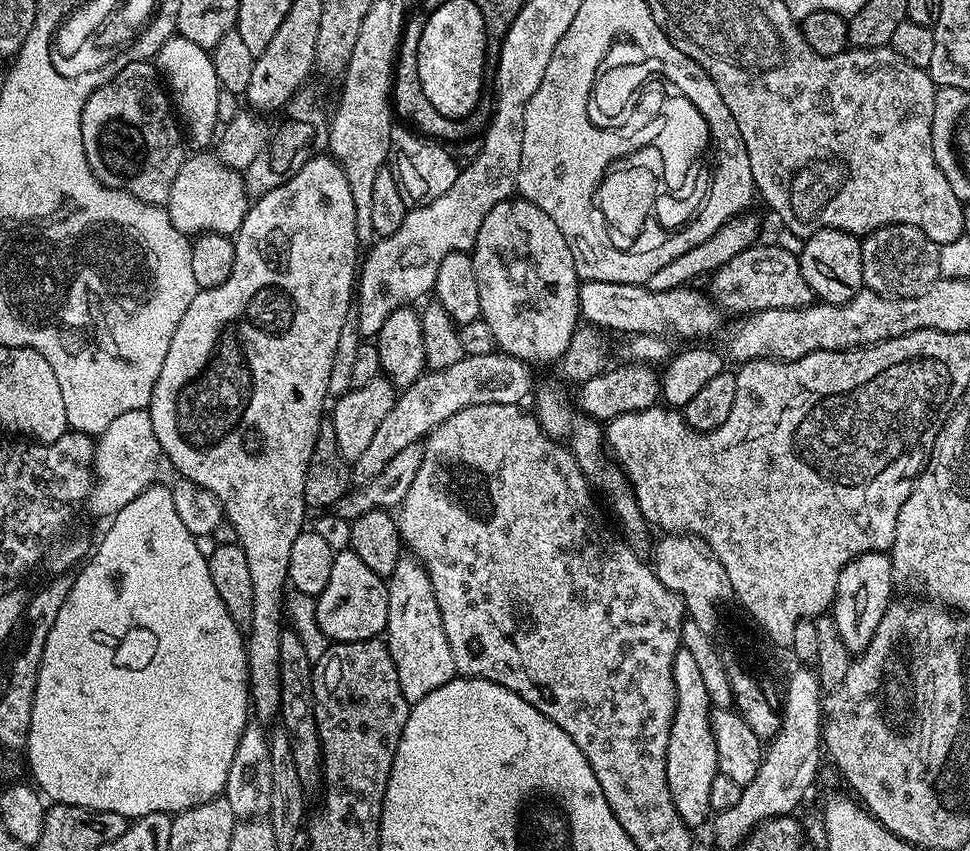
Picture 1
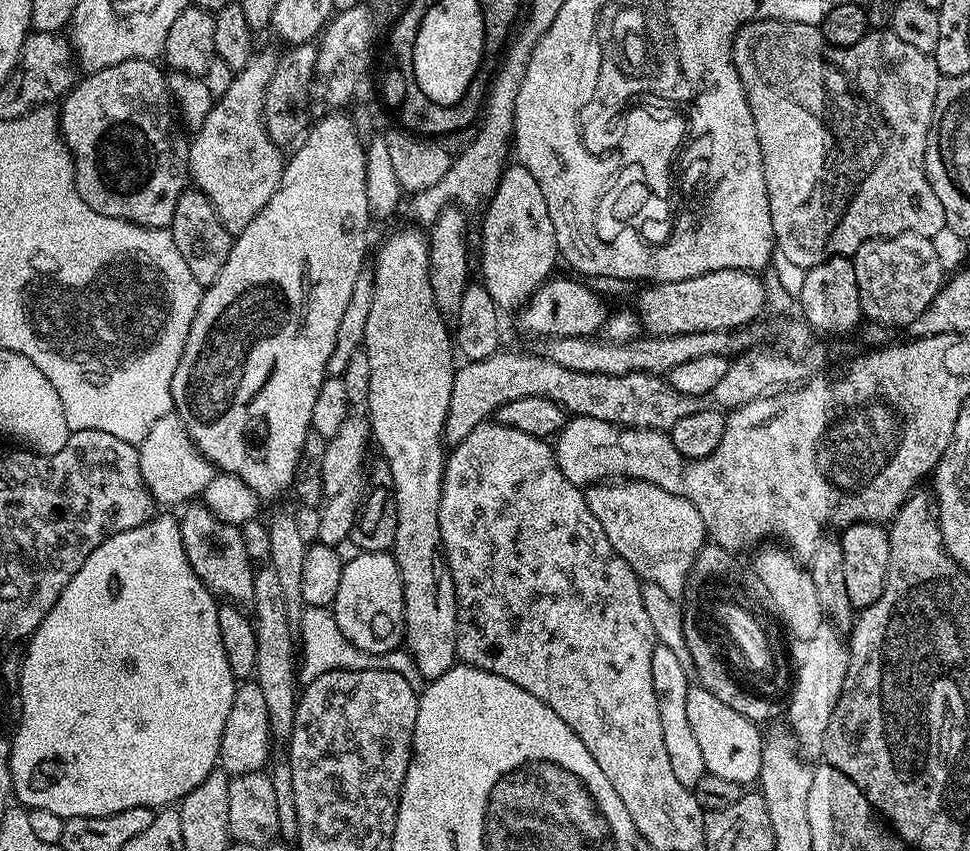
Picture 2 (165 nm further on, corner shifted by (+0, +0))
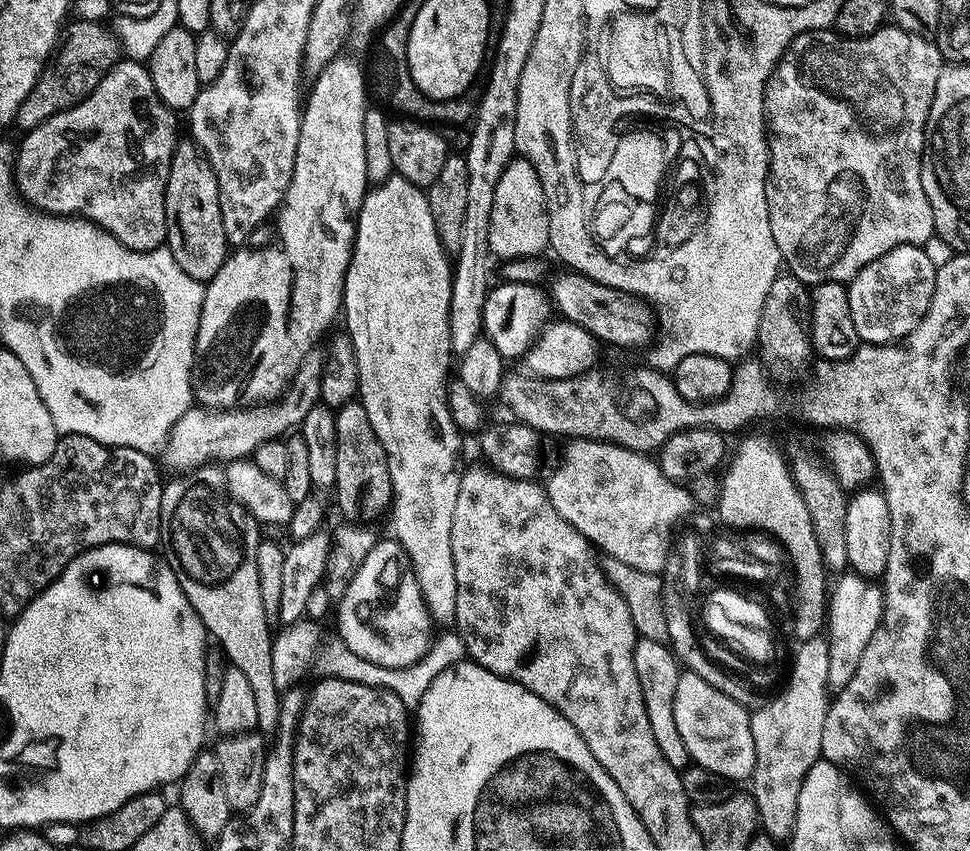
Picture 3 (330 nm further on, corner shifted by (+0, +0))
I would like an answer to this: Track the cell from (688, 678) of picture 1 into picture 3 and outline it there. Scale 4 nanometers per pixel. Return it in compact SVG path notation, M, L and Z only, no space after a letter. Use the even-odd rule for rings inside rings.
M640 638L634 646L634 670L638 670L638 686L642 686L646 718L650 718L650 730L654 734L654 742L658 742L658 750L662 750L662 758L678 770L689 767L686 742L682 742L682 734L678 734L678 726L674 722L674 690L678 690L678 678L682 671L680 661L667 643Z

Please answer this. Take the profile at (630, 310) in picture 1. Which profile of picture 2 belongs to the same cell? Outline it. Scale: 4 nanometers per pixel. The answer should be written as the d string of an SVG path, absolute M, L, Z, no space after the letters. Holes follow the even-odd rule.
M549 278L537 290L523 308L519 309L520 328L529 332L532 338L550 336L591 336L605 327L610 315L610 308L592 288L579 284L576 280L556 280Z

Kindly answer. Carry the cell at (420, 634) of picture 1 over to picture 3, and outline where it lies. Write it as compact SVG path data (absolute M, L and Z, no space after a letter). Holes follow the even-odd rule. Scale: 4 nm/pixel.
M395 174L381 181L380 184L369 187L356 216L356 241L352 243L352 260L346 270L344 279L344 303L342 305L342 324L346 327L346 334L354 346L354 354L358 362L358 382L360 391L358 403L366 410L366 418L370 418L370 426L374 426L374 434L378 434L378 442L384 447L383 455L388 456L386 475L392 483L392 528L394 538L406 550L412 563L418 584L427 602L429 612L435 623L440 626L452 626L456 622L458 610L458 582L454 582L454 554L450 546L450 530L454 526L454 506L458 506L458 486L462 475L460 468L460 437L462 432L457 428L454 418L451 417L447 404L447 392L450 379L448 367L453 367L454 353L450 342L450 290L452 289L453 261L449 253L445 252L442 242L438 238L438 230L434 230L434 218L430 215L430 206L425 189L406 182L406 178Z

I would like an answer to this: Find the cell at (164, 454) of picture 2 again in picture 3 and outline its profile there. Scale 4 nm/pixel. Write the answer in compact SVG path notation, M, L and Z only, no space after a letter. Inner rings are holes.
M319 347L312 348L310 354L302 358L302 366L298 366L288 387L275 400L230 408L188 408L186 414L172 427L166 456L177 464L177 469L190 470L211 462L251 457L261 444L287 437L293 430L299 429L306 414L310 414L310 410L314 410L314 406L321 403L320 386L324 373L324 357Z

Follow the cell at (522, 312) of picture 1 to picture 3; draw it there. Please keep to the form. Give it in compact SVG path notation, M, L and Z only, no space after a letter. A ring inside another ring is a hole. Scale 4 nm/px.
M513 158L502 170L498 186L494 190L494 210L490 210L489 253L499 256L536 256L549 247L550 222L546 194L542 182L530 161Z

